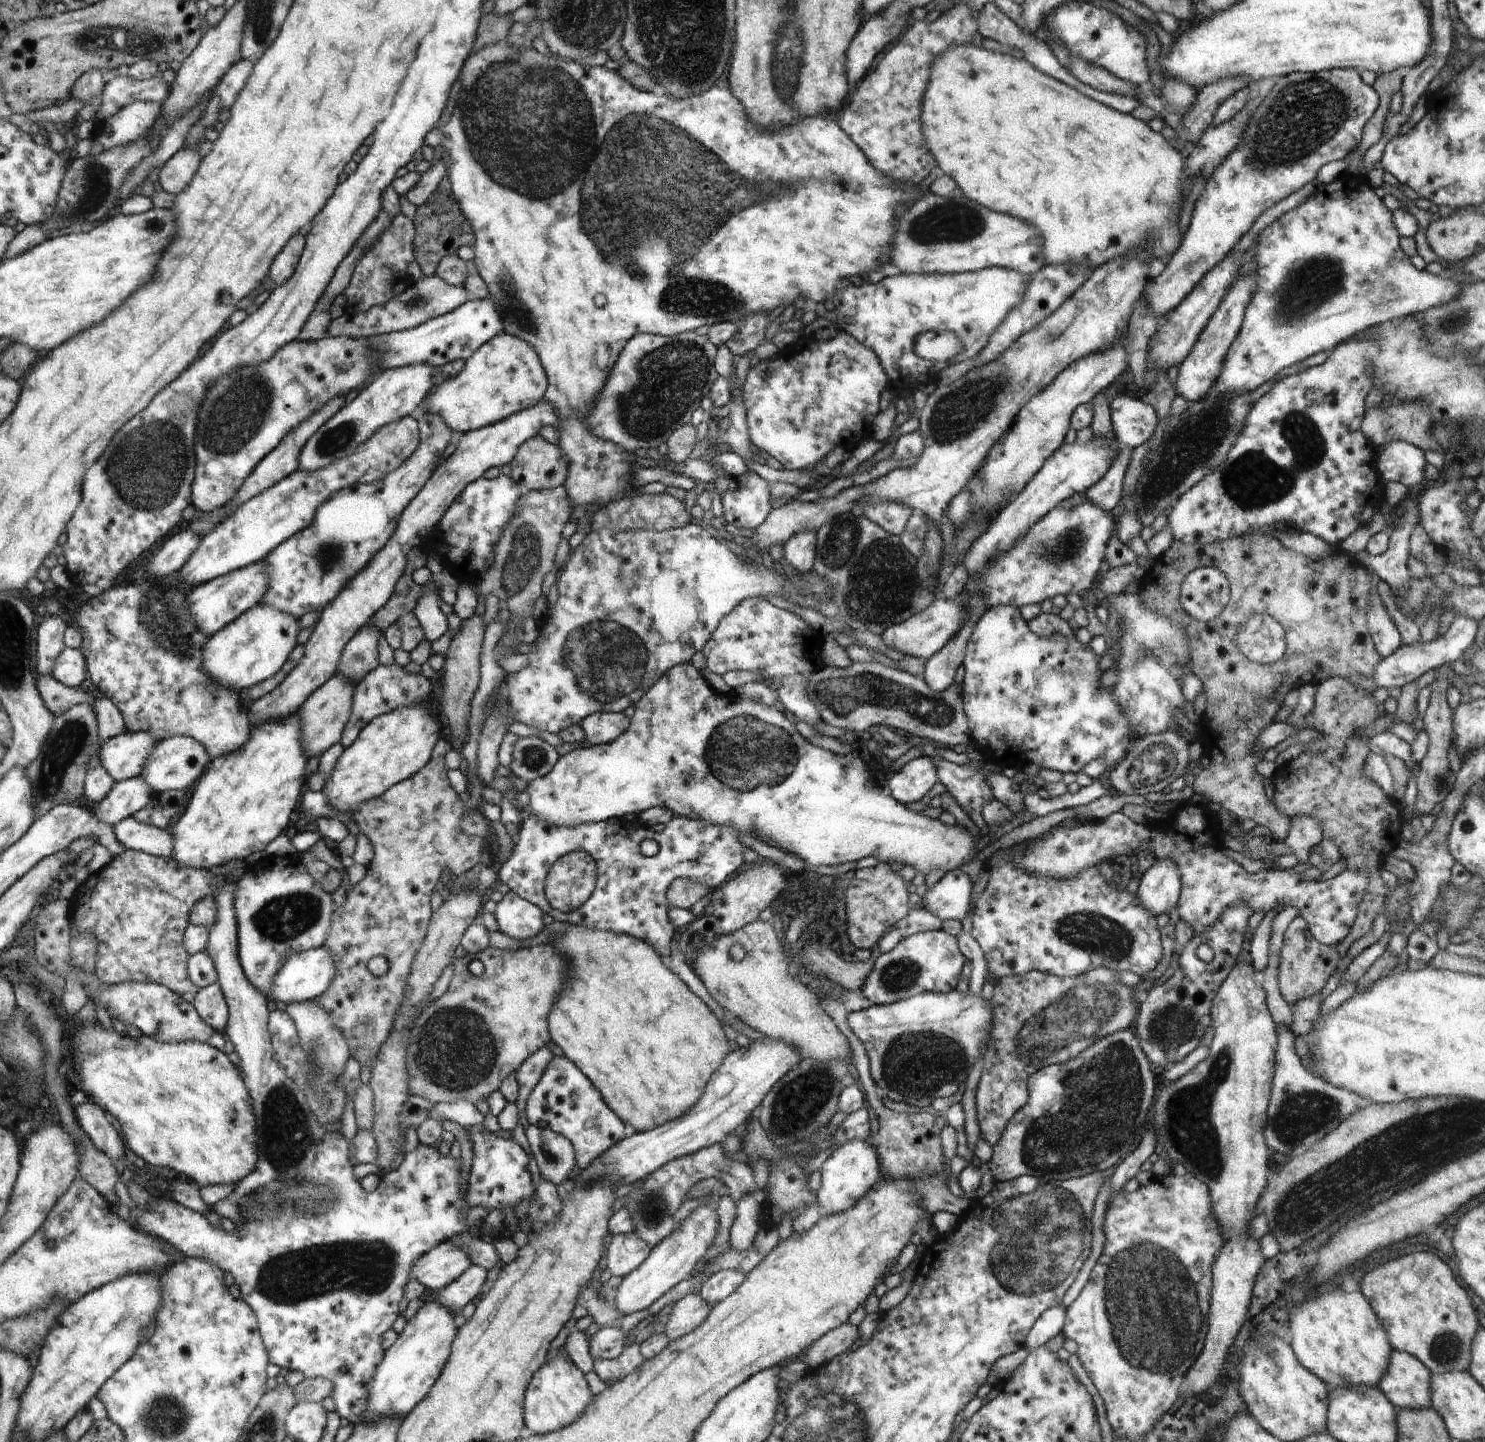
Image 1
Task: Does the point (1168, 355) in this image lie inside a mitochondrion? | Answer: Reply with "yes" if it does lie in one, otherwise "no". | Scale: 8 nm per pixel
no

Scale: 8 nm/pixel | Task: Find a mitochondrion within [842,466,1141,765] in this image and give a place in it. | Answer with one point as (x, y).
(1064, 548)

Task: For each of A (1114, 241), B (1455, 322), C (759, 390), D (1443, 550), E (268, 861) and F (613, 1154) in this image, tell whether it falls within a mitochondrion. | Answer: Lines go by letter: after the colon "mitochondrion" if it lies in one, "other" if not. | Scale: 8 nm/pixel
A: other
B: mitochondrion
C: other
D: other
E: other
F: other

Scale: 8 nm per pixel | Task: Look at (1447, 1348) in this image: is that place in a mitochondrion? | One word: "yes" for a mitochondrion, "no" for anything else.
yes

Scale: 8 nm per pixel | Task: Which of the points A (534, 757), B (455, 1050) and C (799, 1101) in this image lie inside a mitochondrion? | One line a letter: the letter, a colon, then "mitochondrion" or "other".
A: mitochondrion
B: mitochondrion
C: mitochondrion

